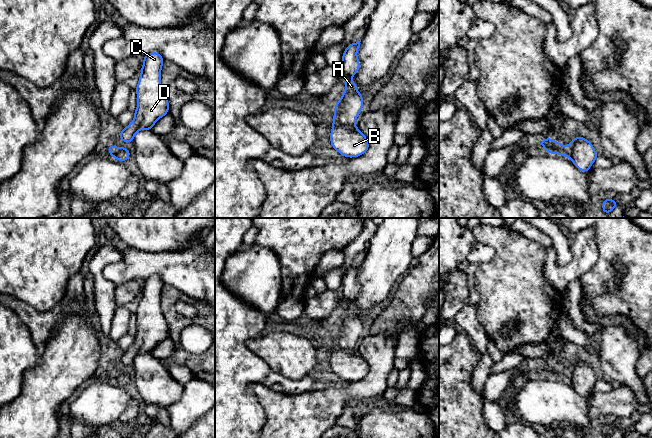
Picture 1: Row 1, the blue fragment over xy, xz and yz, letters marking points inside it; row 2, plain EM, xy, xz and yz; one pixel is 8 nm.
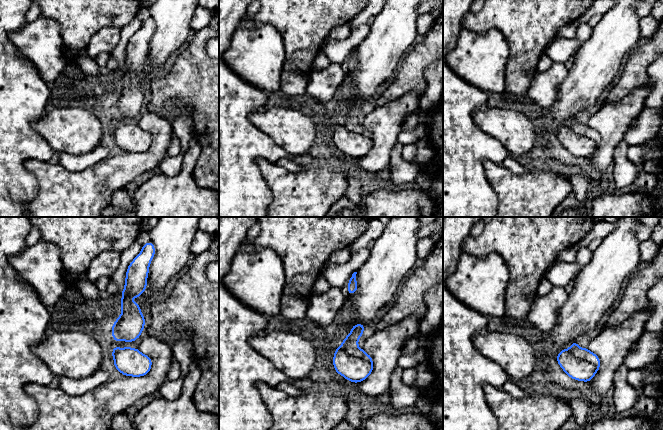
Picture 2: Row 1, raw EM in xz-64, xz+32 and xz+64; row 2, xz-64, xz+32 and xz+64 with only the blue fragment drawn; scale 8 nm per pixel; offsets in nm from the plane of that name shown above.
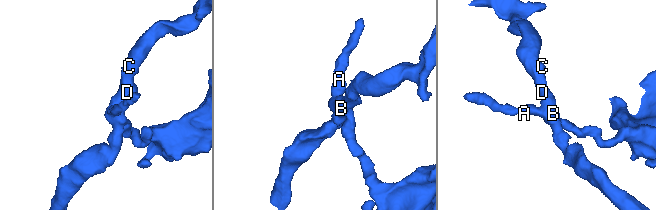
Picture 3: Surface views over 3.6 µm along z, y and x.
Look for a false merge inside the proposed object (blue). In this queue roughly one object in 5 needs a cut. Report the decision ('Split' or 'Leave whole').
Split

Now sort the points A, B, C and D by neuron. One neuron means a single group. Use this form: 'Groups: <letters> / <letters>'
Groups: A / B C D

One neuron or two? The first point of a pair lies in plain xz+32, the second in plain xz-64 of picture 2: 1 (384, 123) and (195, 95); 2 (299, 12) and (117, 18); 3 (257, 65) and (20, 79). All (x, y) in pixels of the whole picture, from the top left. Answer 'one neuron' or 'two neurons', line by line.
1: two neurons
2: one neuron
3: two neurons

